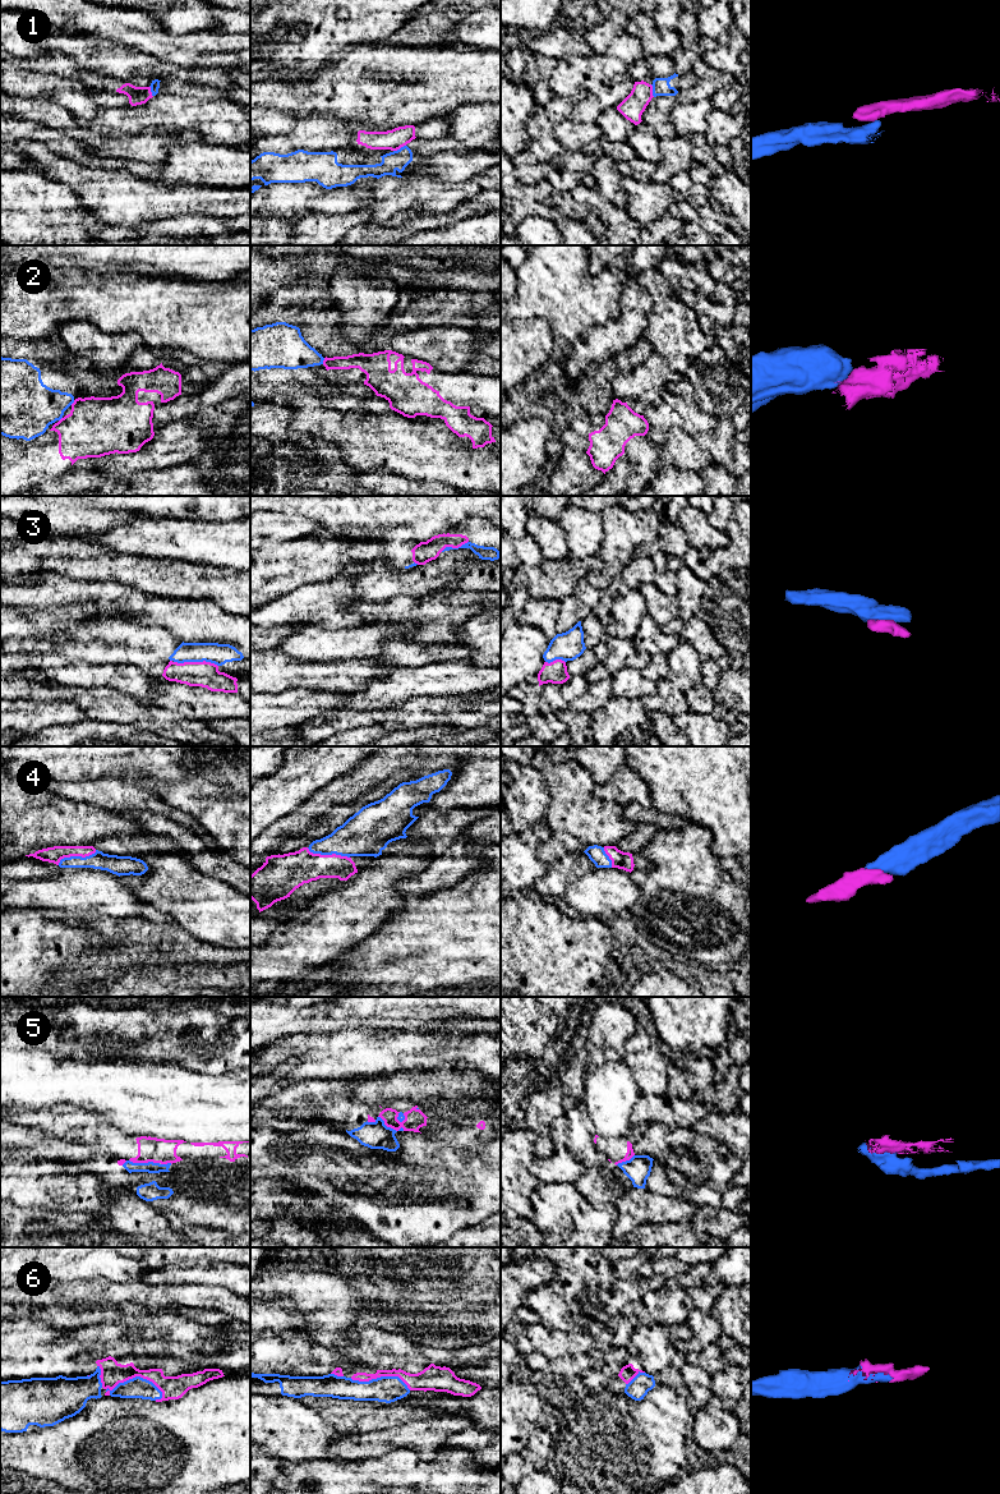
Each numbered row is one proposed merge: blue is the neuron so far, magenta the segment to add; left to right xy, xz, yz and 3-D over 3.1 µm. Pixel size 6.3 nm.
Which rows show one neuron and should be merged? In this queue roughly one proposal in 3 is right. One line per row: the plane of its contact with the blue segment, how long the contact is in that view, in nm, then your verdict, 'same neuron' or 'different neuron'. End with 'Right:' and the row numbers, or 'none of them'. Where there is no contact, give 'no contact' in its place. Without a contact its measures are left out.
1: xz | 90 nm | different neuron
2: xz | 40 nm | different neuron
3: xy | 280 nm | different neuron
4: xz | 280 nm | same neuron
5: xy | 190 nm | different neuron
6: xy | 360 nm | same neuron
Right: 4, 6

